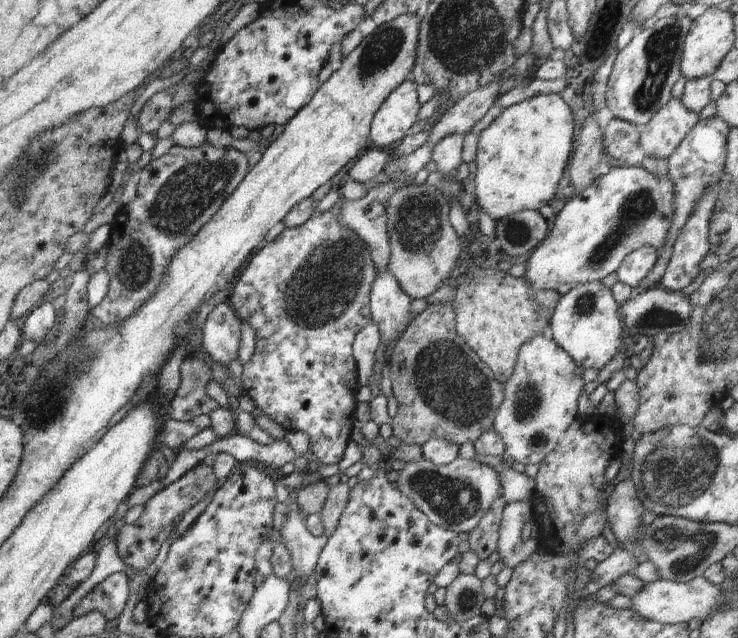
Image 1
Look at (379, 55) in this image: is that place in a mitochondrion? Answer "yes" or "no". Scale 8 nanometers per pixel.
yes

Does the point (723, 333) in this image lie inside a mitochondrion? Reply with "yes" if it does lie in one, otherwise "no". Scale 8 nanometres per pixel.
yes

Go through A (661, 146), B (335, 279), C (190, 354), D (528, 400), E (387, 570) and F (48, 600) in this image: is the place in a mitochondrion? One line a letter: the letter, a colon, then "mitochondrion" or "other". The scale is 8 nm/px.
A: other
B: mitochondrion
C: other
D: mitochondrion
E: other
F: other

